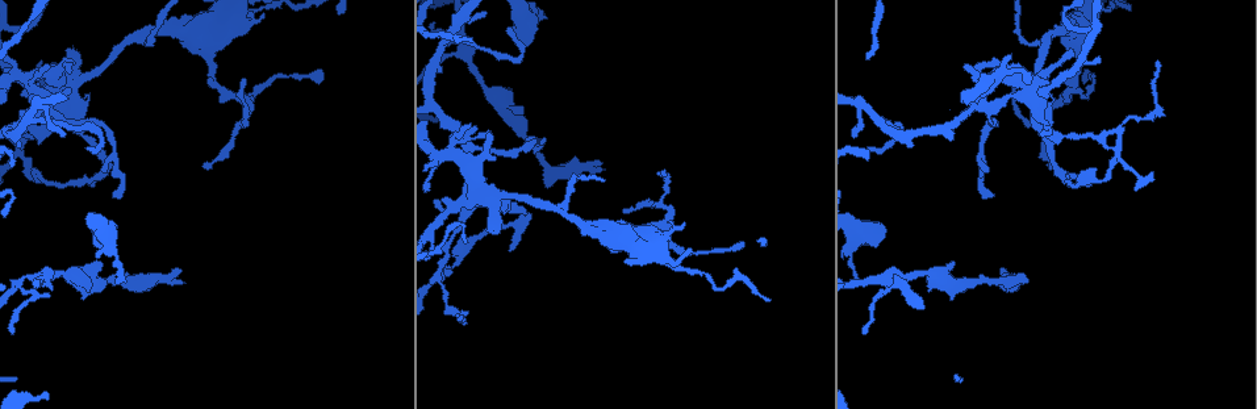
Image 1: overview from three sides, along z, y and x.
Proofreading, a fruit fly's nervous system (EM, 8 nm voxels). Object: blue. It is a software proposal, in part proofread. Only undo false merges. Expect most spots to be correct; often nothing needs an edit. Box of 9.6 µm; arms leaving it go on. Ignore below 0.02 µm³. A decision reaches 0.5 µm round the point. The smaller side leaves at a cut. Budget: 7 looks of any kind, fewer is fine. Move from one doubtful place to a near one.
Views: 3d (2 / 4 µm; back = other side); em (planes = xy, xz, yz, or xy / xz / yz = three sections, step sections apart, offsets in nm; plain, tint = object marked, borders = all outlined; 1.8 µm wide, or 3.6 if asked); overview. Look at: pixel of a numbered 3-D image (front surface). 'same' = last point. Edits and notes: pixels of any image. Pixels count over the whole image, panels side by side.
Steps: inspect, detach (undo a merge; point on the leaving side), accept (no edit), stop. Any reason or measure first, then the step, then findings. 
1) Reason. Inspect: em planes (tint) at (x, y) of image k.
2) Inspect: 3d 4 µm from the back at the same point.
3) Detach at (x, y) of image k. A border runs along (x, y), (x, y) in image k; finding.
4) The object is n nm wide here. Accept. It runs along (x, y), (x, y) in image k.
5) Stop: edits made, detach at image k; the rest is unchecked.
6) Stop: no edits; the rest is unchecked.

Three-way junction. Inspect: 3d 2 µm at (1069, 87) of image 1.

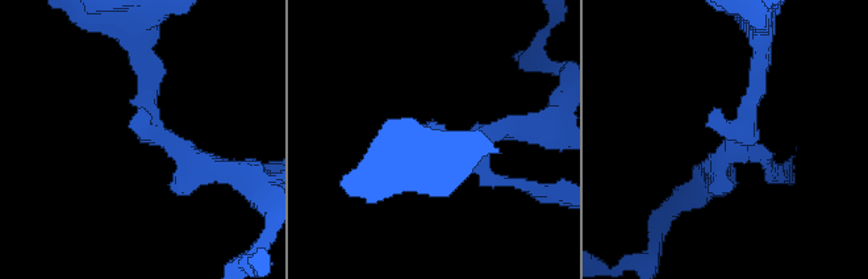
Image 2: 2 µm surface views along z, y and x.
Shape alone is not enough. Inspect: em yz step 16 (tint) at (177, 147) of image 2.

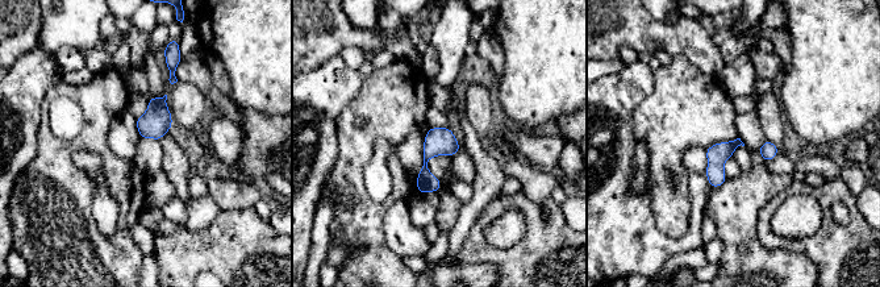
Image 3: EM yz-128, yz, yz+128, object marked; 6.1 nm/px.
Another direction. Inspect: em planes (tint) at the same point.

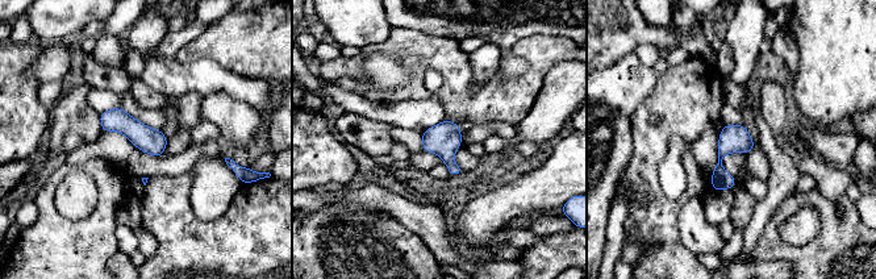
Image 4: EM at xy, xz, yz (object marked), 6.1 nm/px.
Accept. One neuron here.

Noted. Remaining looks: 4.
Inspect: em 3.6 µm planes (plain) at (67, 85) of image 1.

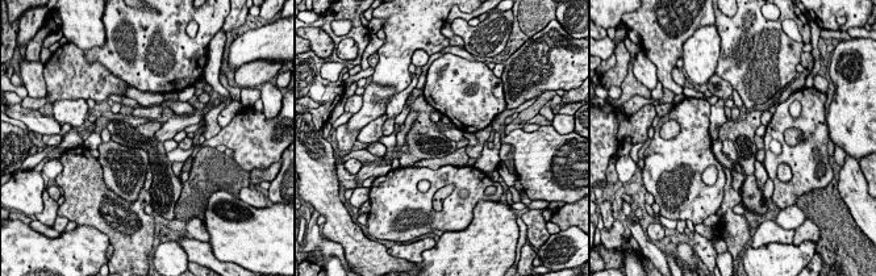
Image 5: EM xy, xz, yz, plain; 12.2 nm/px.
With the object marked. Inspect: em 3.6 µm planes (tint) at the same point.

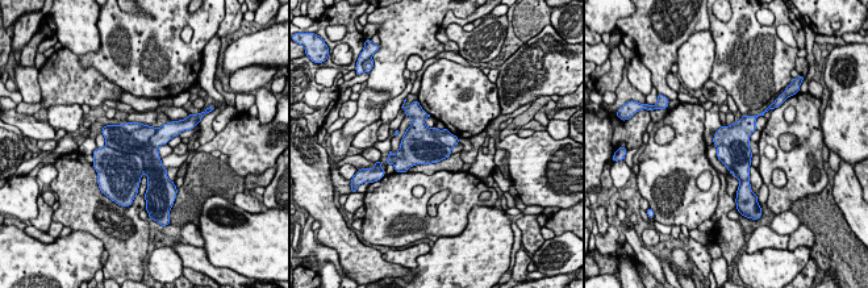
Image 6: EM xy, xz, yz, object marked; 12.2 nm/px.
The object is 400 nm wide here. Detach at (132, 137) of image 6. A border runs along (105, 145), (137, 153), (144, 171) in image 6; a second neuron is stuck on.

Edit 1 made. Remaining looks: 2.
Stop: edits made, detach at image 6; the rest is unchecked.

